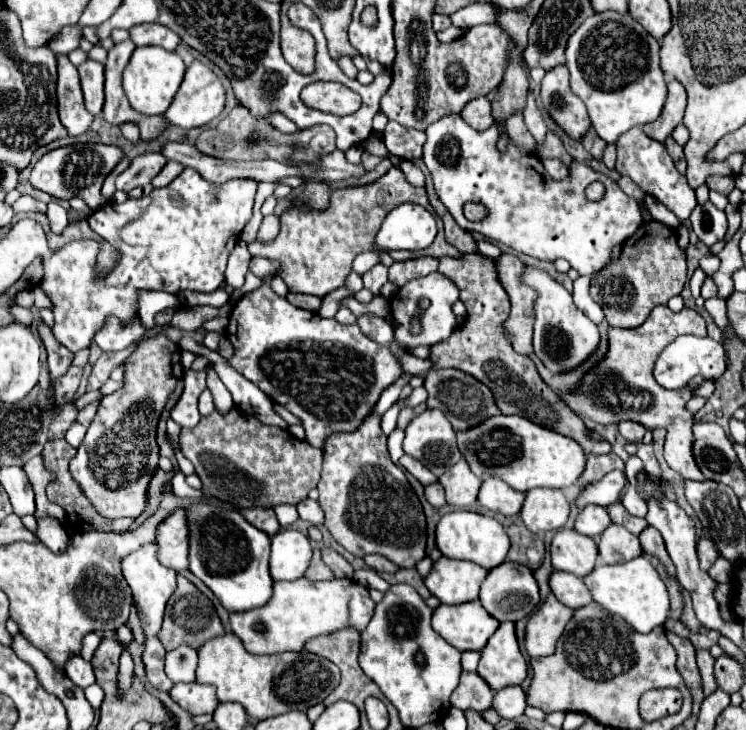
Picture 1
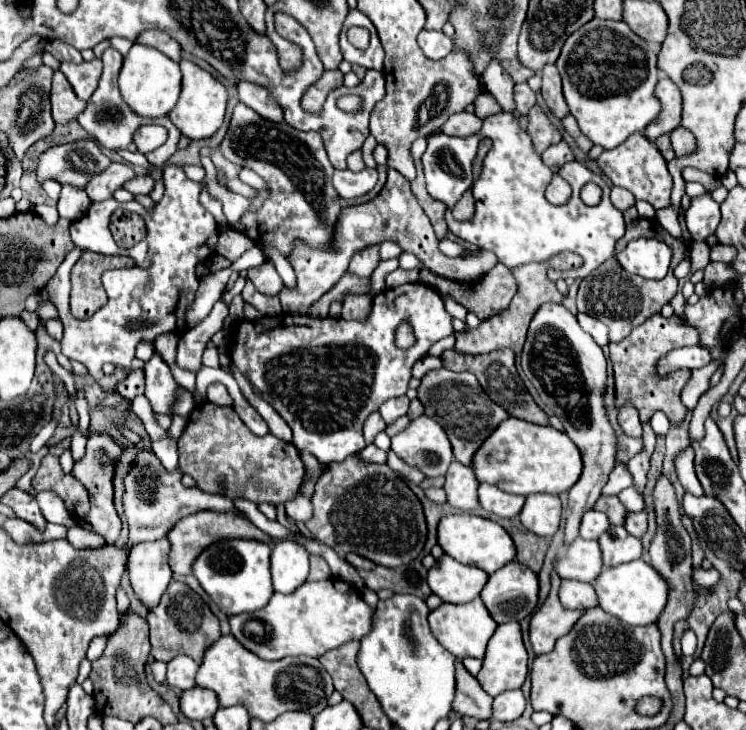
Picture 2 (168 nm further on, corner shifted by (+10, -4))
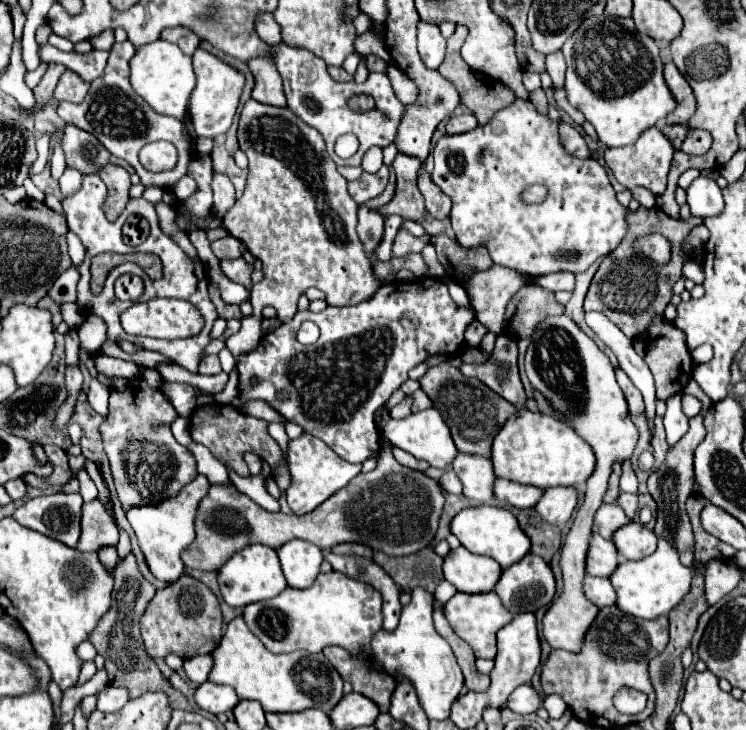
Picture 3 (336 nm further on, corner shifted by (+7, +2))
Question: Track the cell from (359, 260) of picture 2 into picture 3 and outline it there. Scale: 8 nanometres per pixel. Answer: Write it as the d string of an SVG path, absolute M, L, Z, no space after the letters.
M369 206L359 208L359 226L357 226L359 238L371 258L375 258L375 248L379 244L379 236L383 234L383 216L377 210L371 210Z

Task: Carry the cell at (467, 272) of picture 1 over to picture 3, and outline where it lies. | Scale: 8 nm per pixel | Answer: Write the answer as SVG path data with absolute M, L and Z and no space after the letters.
M497 336L495 350L485 364L461 364L465 376L479 378L493 392L523 410L525 390L517 370L517 342L511 336Z

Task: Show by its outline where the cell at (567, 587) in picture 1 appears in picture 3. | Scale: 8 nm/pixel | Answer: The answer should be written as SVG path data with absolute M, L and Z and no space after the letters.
M587 576L583 590L587 592L587 598L589 598L595 606L599 606L599 608L613 606L613 604L617 602L617 594L615 594L615 588L611 586L609 578Z

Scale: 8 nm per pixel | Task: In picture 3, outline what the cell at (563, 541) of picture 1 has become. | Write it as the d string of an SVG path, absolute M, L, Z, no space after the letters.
M593 534L591 548L587 554L587 572L591 576L609 578L615 568L619 566L619 552L611 540L601 538L599 534Z

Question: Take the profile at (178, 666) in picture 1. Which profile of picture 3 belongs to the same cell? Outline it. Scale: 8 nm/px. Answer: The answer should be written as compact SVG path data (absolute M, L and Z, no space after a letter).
M205 654L205 656L193 656L193 658L187 658L183 668L189 676L191 682L195 684L203 684L211 672L211 662L213 662L213 656L211 654Z

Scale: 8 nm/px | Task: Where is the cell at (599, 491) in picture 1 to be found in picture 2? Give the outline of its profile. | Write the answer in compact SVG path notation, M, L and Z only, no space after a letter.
M616 466L606 482L606 486L602 488L602 496L616 496L620 494L624 488L632 486L632 478L628 474L626 466Z

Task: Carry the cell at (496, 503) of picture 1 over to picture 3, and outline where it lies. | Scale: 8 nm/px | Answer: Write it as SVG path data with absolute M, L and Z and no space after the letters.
M495 480L495 498L501 504L511 504L515 508L533 508L541 496L543 490L537 486L525 486L511 480Z

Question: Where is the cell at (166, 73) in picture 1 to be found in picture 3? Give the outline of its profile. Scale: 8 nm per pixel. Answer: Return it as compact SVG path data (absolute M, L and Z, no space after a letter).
M167 40L145 44L143 48L137 48L135 58L131 60L131 86L143 100L147 100L147 104L151 104L151 108L155 108L155 112L181 120L185 116L189 96L195 88L191 58L183 54L177 44L171 44Z

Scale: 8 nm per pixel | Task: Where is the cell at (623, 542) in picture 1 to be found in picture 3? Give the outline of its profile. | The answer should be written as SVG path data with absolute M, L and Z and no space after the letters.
M635 520L631 524L619 528L613 536L613 542L615 542L621 558L625 558L625 560L645 558L645 556L653 554L657 548L657 536L653 534L653 530L649 530L647 526L639 524Z

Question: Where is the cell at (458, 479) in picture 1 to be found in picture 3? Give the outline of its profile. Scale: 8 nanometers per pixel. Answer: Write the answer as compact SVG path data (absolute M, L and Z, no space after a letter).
M457 454L453 460L453 470L463 482L463 494L477 502L493 502L493 482L497 480L493 472L491 458Z

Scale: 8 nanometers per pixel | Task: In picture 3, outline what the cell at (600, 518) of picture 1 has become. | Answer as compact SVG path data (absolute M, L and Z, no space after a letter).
M603 504L597 514L595 514L595 524L593 524L593 532L601 534L603 538L611 540L613 532L619 530L621 526L629 524L631 520L627 518L627 514L623 512L623 508L619 504Z

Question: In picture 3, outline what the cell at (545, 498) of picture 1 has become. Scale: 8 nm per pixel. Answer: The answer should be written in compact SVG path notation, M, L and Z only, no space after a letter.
M565 486L547 488L545 494L541 496L541 500L537 502L535 510L549 524L561 526L571 518L573 510L577 506L577 500L579 500L579 492L575 488L565 488Z

